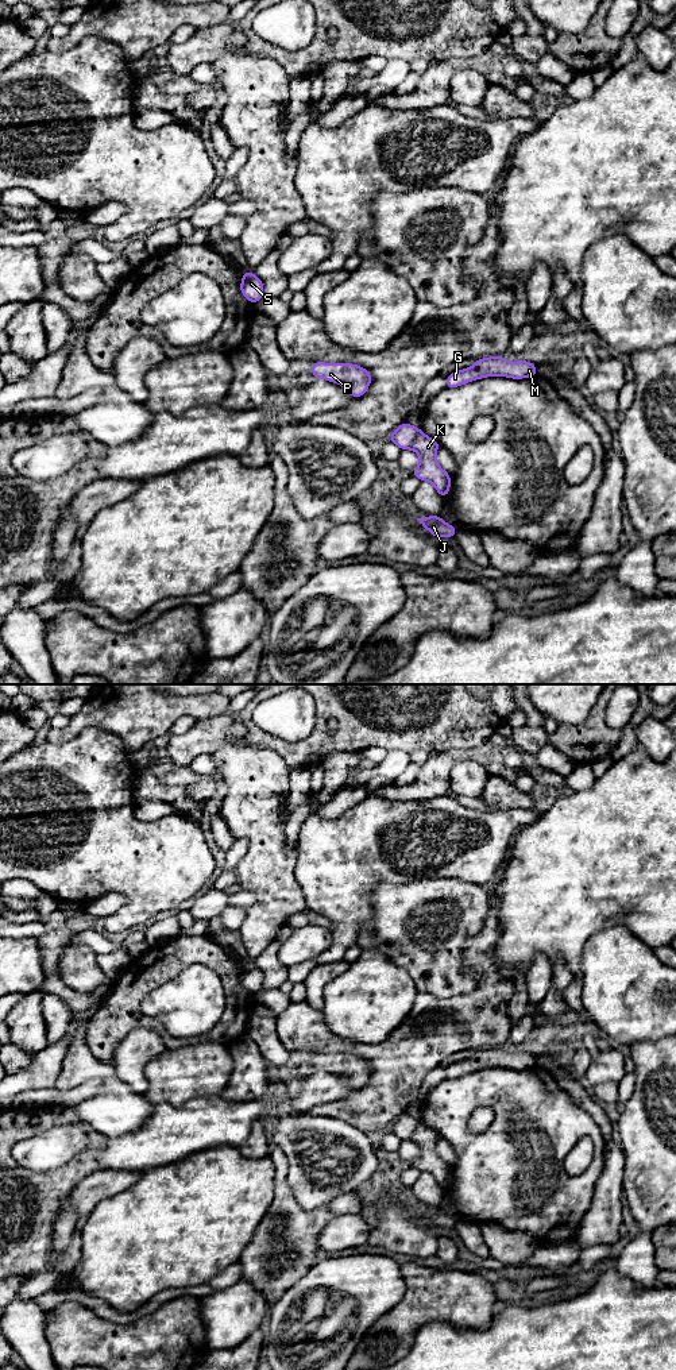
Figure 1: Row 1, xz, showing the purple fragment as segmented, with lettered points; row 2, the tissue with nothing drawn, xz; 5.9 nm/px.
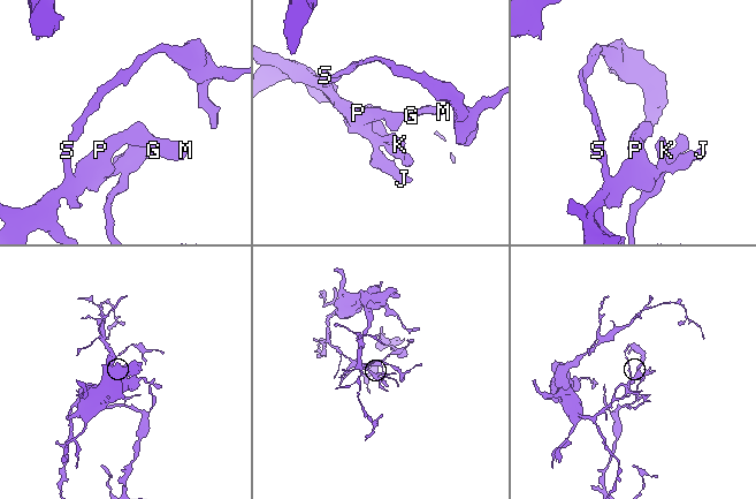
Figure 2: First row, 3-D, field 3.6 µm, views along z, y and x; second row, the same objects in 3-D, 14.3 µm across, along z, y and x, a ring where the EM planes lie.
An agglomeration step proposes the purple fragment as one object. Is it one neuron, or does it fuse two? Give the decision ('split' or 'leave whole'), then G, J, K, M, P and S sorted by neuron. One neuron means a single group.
leave whole | G J K M P S

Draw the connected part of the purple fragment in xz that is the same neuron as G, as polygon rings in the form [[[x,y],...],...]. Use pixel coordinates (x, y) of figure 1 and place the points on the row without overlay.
[[[490,1047],[475,1051],[475,1056],[470,1060],[449,1065],[447,1068],[447,1078],[453,1080],[484,1068],[509,1068],[522,1070],[534,1066],[537,1066],[536,1056],[528,1051],[509,1053],[503,1047]]]

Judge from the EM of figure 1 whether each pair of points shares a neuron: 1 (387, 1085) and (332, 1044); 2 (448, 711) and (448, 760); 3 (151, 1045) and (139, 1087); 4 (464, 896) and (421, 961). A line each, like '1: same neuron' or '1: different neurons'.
1: same neuron
2: different neurons
3: same neuron
4: same neuron

